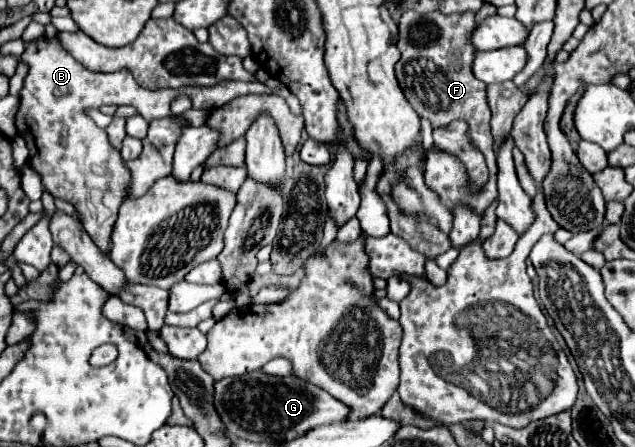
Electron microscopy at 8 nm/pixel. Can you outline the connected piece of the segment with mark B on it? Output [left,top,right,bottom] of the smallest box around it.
[16,37,302,255]

